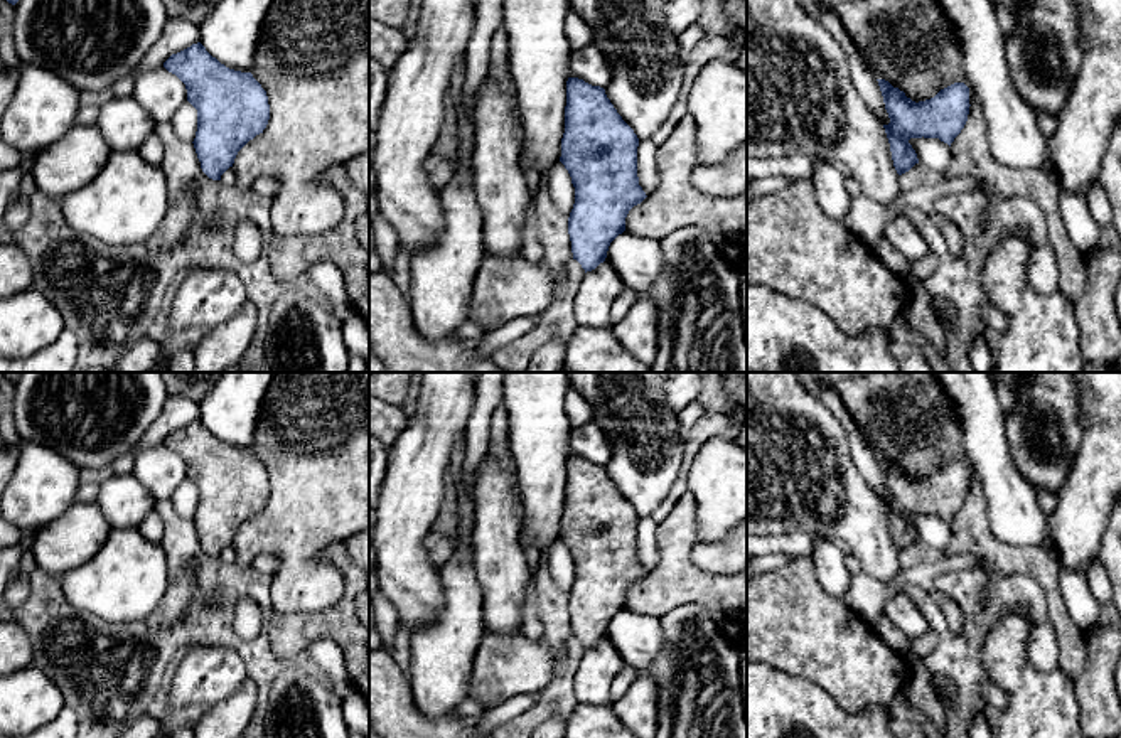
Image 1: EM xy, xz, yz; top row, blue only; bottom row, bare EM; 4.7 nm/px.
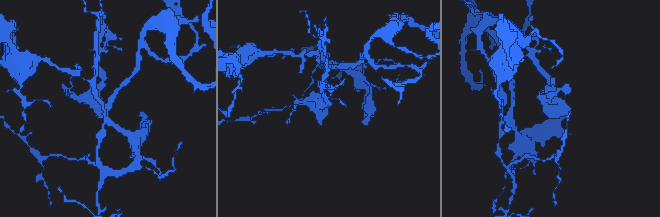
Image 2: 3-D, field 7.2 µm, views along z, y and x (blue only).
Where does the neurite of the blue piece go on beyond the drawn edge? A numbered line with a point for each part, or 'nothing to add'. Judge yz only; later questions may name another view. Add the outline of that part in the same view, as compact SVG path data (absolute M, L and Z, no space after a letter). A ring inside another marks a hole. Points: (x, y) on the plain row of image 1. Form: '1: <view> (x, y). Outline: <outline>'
1: yz (906, 417). Outline: M794 372L794 374L797 376L799 382L809 391L816 391L819 386L836 391L841 396L848 413L855 420L858 430L863 433L865 440L870 443L873 453L877 457L888 458L893 465L898 465L900 468L904 468L905 473L910 475L912 479L919 480L919 479L931 477L941 467L954 460L964 460L969 465L971 484L969 484L968 499L964 505L961 507L961 511L951 521L951 539L947 543L947 548L942 553L944 556L973 554L976 559L990 564L991 568L1003 573L1005 576L1028 575L1035 578L1045 591L1049 620L1052 622L1057 632L1059 647L1060 647L1059 667L1072 681L1075 681L1086 667L1087 654L1086 654L1086 644L1082 640L1082 632L1072 623L1065 610L1064 595L1060 591L1057 561L1040 544L1025 544L1025 546L1008 544L1008 543L998 541L993 536L990 529L990 522L988 522L981 482L976 472L973 470L969 460L966 458L957 413L951 399L946 396L942 386L937 382L936 376L932 372Z

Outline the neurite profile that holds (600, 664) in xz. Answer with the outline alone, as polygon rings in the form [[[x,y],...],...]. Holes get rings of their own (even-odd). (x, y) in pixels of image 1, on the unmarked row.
[[[607,637],[595,647],[587,649],[575,672],[575,694],[578,703],[610,706],[612,682],[624,667],[624,659]]]

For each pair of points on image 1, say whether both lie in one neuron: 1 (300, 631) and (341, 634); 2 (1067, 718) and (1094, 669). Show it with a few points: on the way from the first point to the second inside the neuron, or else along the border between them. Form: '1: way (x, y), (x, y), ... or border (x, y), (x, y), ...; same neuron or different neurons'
1: way (311, 629), (331, 629); same neuron
2: border (1074, 681), (1081, 720); different neurons

